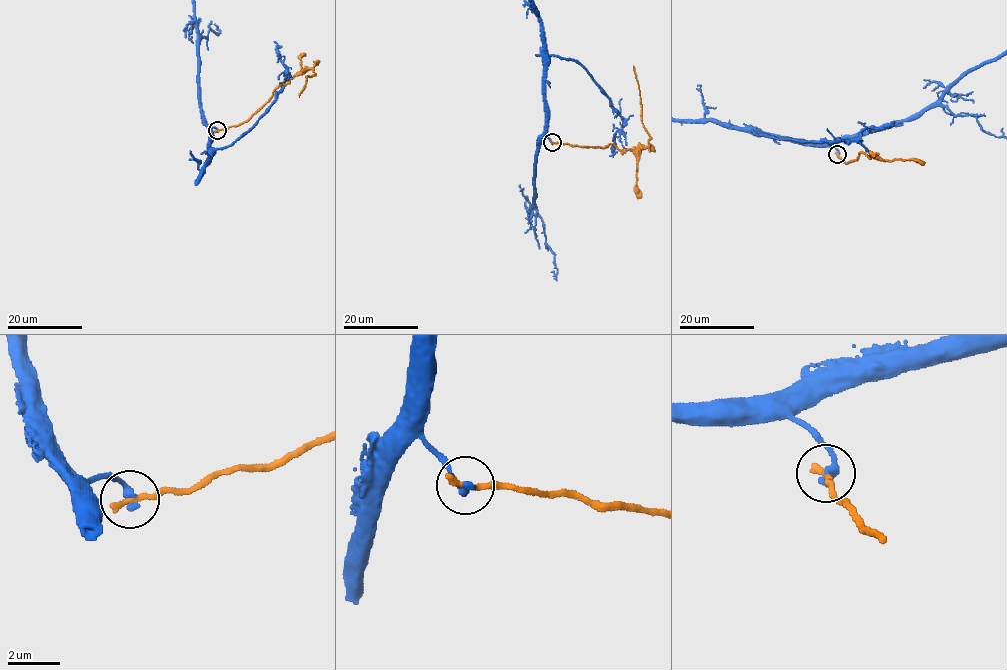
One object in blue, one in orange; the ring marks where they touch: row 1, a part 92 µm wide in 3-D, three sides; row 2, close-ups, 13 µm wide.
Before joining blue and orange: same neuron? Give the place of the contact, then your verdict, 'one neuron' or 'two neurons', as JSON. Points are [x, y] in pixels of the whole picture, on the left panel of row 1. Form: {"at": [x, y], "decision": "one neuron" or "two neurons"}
{"at": [217, 130], "decision": "two neurons"}

